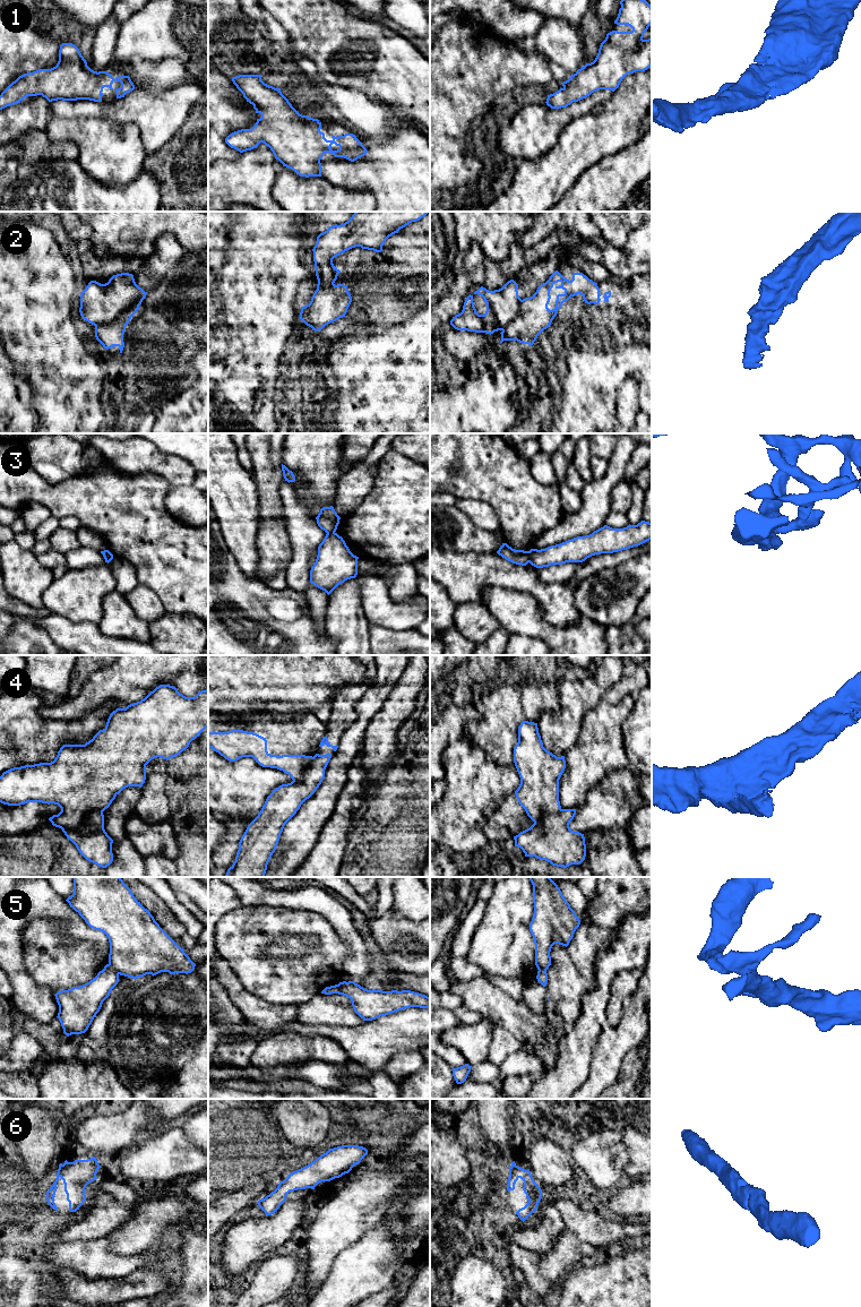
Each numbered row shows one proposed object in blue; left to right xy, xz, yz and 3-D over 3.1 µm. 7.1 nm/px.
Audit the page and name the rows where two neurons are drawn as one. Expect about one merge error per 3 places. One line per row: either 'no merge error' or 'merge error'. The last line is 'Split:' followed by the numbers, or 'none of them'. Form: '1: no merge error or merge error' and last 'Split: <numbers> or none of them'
1: no merge error
2: merge error
3: merge error
4: merge error
5: merge error
6: no merge error
Split: 2, 3, 4, 5

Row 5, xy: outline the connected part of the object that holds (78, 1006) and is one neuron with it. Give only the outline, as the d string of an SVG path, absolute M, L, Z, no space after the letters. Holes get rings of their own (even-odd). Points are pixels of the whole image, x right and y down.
M106 964L89 982L58 991L54 995L59 1005L57 1017L63 1033L67 1037L85 1033L118 982L119 974Z

